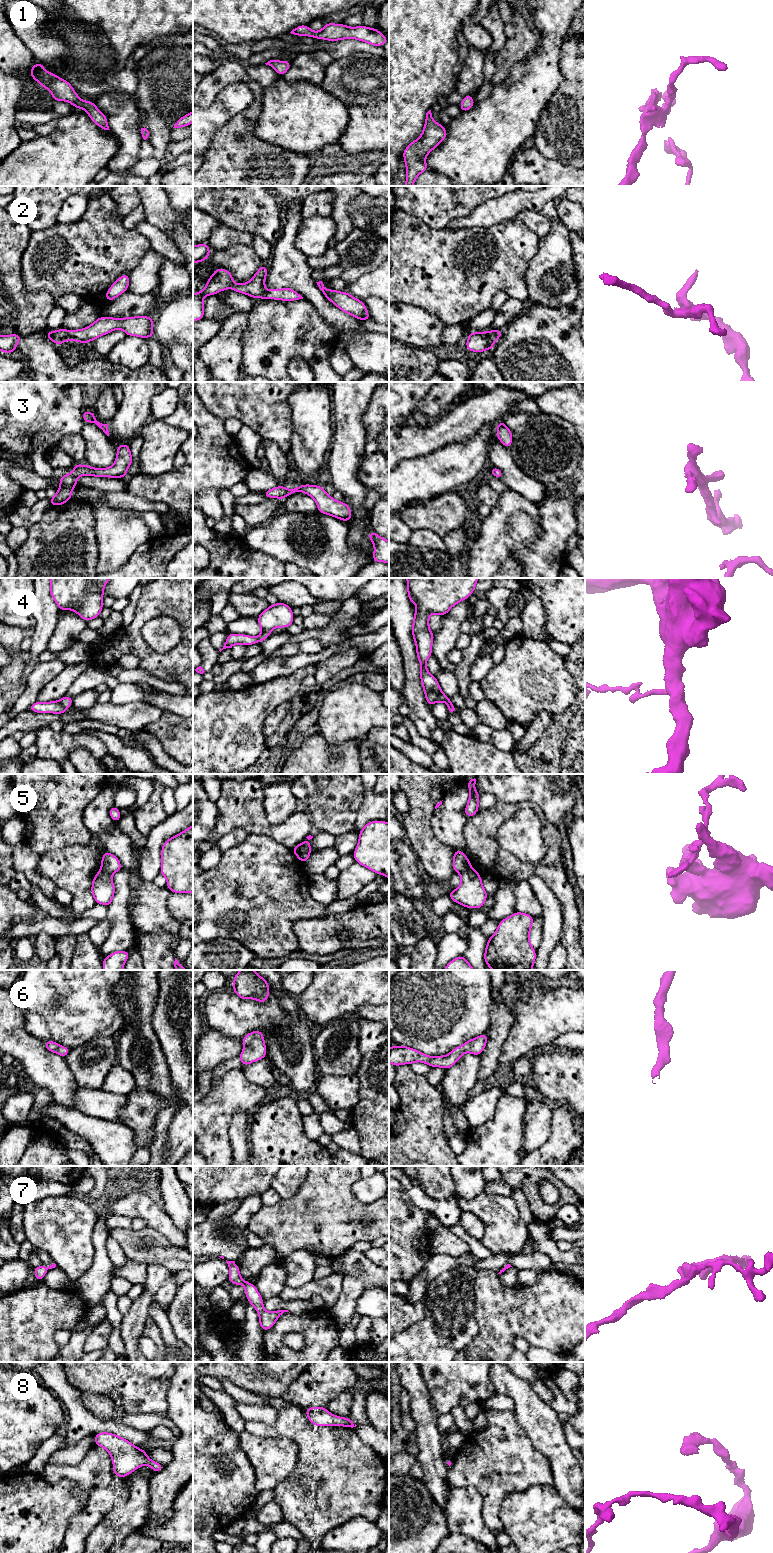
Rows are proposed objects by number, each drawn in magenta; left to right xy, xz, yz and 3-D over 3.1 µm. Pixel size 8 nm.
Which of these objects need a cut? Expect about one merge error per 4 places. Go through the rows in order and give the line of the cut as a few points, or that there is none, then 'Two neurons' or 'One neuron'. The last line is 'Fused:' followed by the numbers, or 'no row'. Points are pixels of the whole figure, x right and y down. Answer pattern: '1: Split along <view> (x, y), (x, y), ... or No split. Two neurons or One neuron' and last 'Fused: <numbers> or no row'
1: No split. One neuron
2: No split. One neuron
3: No split. One neuron
4: Split along xy (58, 701), (66, 709). Two neurons
5: Split along xz (298, 845), (310, 851). Two neurons
6: No split. One neuron
7: No split. One neuron
8: No split. One neuron
Fused: 4, 5

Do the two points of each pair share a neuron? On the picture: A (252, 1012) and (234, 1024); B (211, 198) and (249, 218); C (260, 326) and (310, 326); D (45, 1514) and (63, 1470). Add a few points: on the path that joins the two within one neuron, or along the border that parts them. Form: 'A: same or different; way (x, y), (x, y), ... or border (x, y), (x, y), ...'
A: same; way (248, 1015), (238, 1021)
B: same; way (220, 202), (240, 209)
C: same; way (272, 326), (298, 326)
D: different; border (41, 1475), (52, 1483), (68, 1479), (81, 1487)

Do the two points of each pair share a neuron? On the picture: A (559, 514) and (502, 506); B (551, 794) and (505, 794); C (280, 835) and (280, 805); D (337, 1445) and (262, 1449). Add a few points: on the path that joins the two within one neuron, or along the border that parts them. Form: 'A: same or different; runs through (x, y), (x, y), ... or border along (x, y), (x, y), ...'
A: different; border along (535, 505), (539, 514)
B: same; runs through (540, 793), (516, 793)
C: different; border along (263, 806), (273, 823), (295, 812)
D: different; border along (276, 1437), (288, 1437), (296, 1444), (293, 1470)

